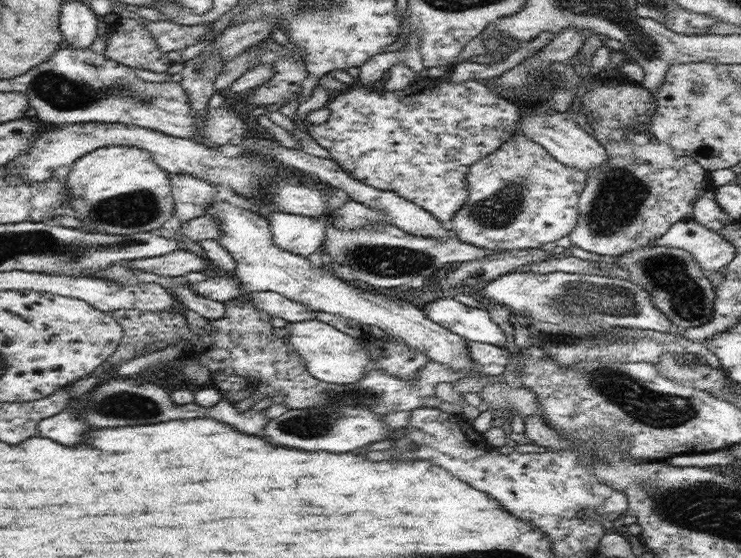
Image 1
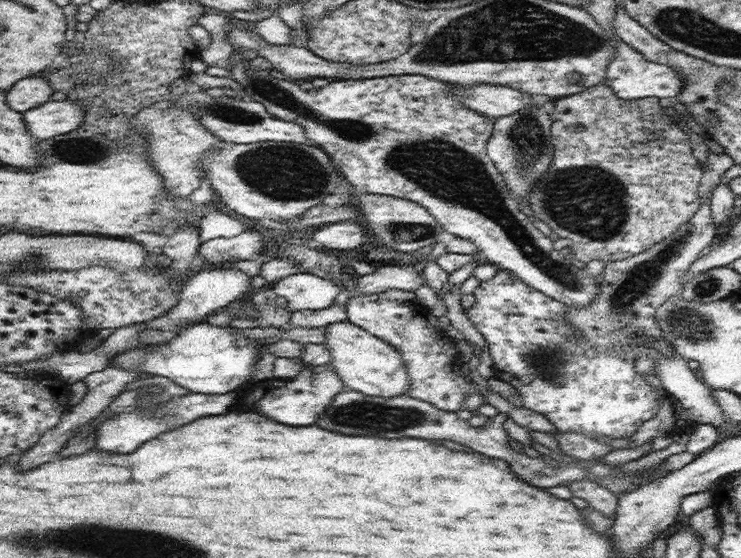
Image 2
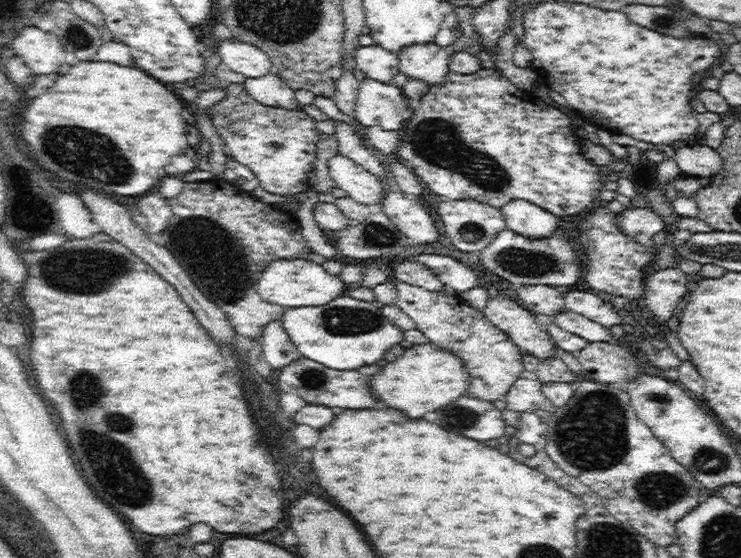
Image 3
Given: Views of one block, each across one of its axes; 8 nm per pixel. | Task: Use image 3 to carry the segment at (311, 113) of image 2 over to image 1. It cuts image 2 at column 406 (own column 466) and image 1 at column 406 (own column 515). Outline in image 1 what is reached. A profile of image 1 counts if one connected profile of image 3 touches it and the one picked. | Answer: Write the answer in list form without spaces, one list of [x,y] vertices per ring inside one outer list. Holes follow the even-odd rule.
[[[383,80],[369,84],[368,86],[355,84],[352,85],[348,91],[340,92],[338,95],[332,96],[327,104],[330,110],[328,120],[326,120],[324,124],[315,125],[312,123],[309,125],[309,135],[316,140],[322,148],[326,148],[326,150],[330,152],[331,159],[336,162],[338,167],[348,172],[348,174],[356,178],[356,180],[377,188],[378,190],[395,192],[398,196],[402,196],[402,198],[410,200],[430,212],[430,214],[440,222],[440,225],[448,224],[448,222],[455,218],[455,214],[460,210],[460,206],[462,206],[462,204],[468,200],[468,196],[470,196],[466,176],[468,176],[472,164],[488,156],[491,152],[496,151],[498,147],[502,146],[502,144],[516,132],[519,132],[519,120],[521,118],[520,110],[518,109],[519,102],[506,98],[489,84],[476,80],[468,80],[467,82],[460,82],[459,84],[446,80],[445,82],[440,82],[438,86],[430,86],[430,84],[426,84],[426,86],[422,87],[408,86],[399,91],[392,91],[392,89],[386,89],[384,86],[386,86],[386,82]]]

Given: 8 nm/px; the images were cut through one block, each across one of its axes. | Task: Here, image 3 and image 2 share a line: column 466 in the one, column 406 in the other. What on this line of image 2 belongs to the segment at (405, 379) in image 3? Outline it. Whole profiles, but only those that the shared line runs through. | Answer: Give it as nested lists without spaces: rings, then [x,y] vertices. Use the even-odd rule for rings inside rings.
[[[348,319],[327,325],[324,343],[331,354],[330,363],[346,388],[385,399],[403,395],[409,389],[408,371],[398,350]]]

